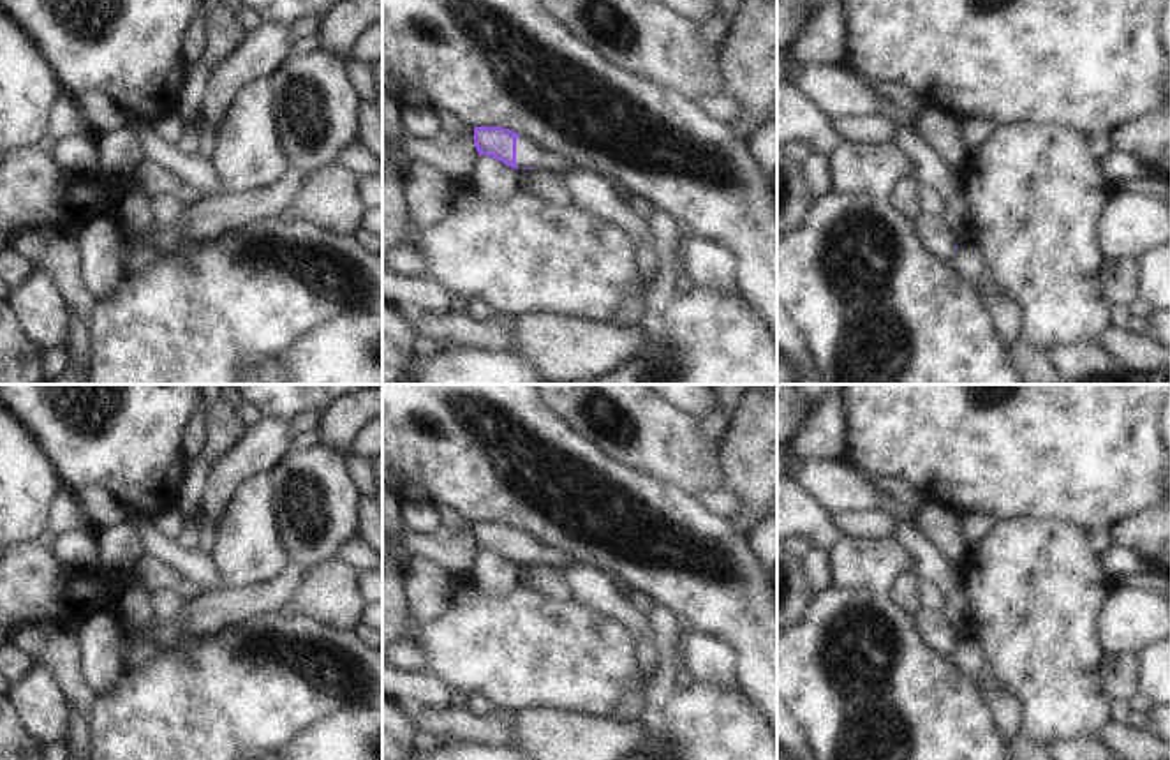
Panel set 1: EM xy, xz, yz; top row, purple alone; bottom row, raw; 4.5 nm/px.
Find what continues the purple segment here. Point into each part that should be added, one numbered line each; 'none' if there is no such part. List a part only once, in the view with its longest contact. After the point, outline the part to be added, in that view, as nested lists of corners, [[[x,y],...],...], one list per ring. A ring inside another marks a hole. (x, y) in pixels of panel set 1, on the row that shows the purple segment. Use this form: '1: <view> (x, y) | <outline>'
1: xz (529, 154) | [[[525,136],[516,139],[516,166],[520,171],[523,168],[539,168],[557,175],[564,175],[574,169],[571,160],[555,152],[550,152],[548,148]]]

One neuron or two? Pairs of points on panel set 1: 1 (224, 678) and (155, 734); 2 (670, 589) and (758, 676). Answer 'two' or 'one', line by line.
1: one
2: one

